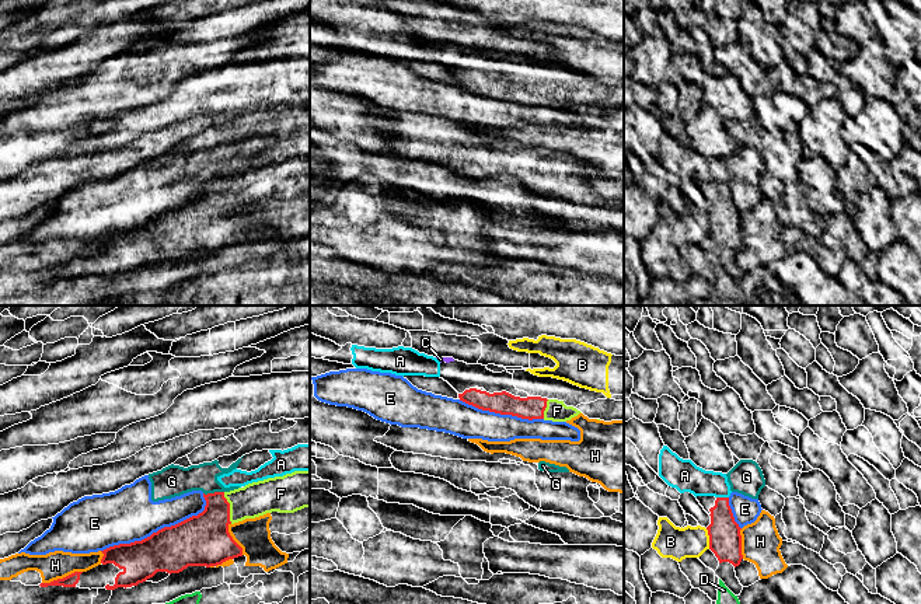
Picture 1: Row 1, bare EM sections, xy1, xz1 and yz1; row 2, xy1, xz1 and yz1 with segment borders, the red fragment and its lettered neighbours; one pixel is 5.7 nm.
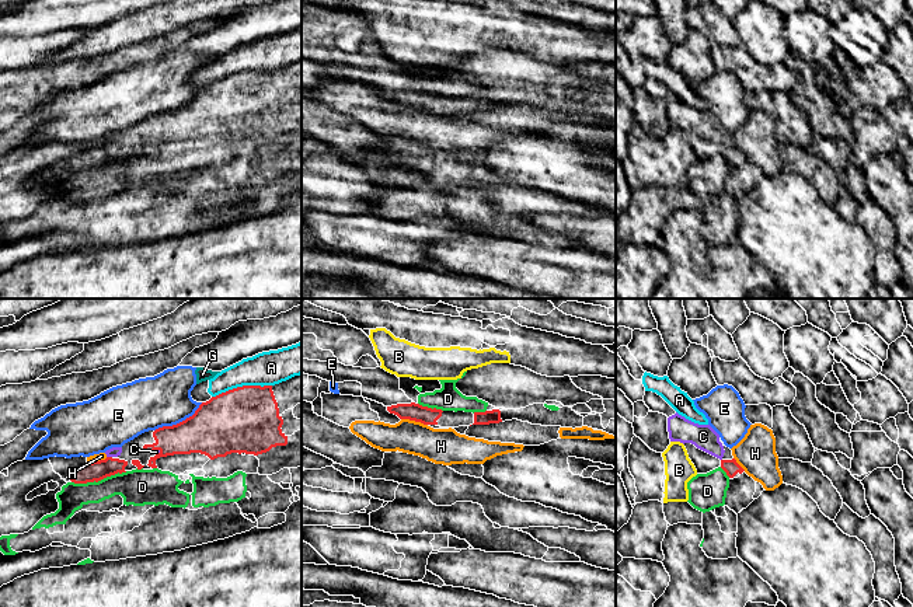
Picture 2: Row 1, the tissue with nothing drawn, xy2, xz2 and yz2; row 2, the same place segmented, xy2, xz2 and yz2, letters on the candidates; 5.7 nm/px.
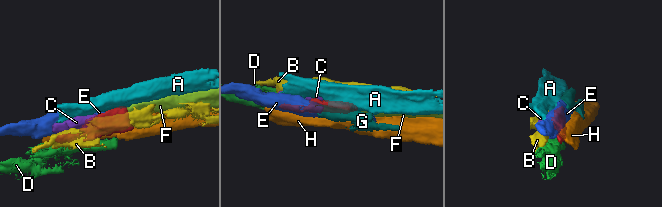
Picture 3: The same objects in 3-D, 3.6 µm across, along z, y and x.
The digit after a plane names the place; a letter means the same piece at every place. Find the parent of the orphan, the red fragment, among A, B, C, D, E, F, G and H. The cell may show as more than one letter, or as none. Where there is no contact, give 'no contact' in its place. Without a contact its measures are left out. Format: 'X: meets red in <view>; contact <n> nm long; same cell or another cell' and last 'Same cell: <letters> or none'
A: meets red in xy2; contact 360 nm long; another cell
B: meets red in yz1; contact 120 nm long; another cell
C: meets red in xy2; contact 30 nm long; same cell
D: meets red in xy2; contact 320 nm long; another cell
E: meets red in xy1; contact 700 nm long; another cell
F: meets red in xy1; contact 190 nm long; same cell
G: meets red in xy1; contact 120 nm long; another cell
H: meets red in xy1; contact 240 nm long; another cell
Same cell: C, F

